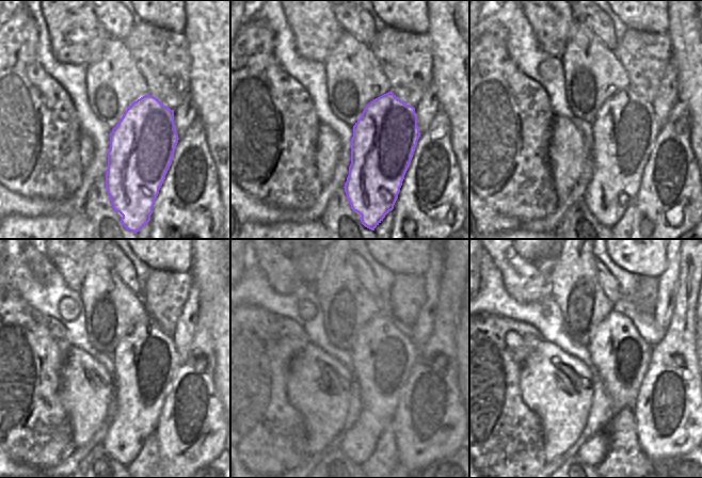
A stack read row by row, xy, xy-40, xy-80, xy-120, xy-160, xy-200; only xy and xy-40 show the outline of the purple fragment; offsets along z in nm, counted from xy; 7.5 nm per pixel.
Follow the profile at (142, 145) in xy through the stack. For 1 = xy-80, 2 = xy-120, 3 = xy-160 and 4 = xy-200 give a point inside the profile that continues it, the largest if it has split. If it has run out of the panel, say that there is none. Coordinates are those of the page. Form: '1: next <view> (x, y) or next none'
1: next xy-80 (623, 132)
2: next xy-120 (146, 360)
3: next xy-160 (382, 356)
4: next xy-200 (621, 357)

